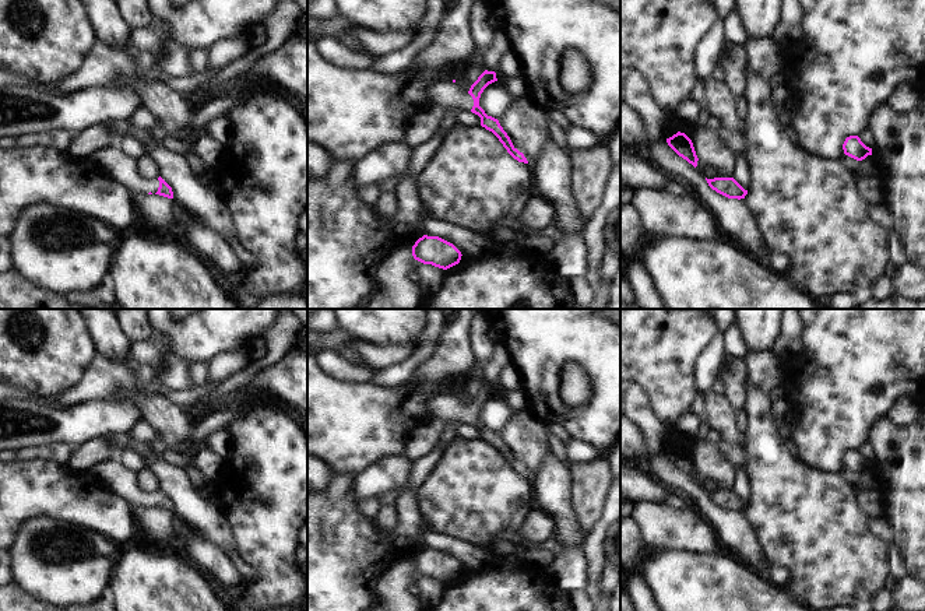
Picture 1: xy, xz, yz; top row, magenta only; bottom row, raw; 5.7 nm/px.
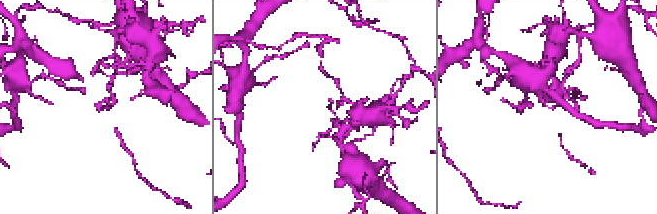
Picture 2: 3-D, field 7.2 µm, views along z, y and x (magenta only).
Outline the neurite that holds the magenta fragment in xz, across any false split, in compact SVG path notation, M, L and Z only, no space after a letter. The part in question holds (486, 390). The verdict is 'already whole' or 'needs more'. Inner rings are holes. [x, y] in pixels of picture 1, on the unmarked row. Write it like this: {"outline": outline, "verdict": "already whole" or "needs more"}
{"outline": "M485 383L478 393L471 398L468 405L461 405L456 397L456 393L440 393L433 396L429 405L429 419L449 421L456 419L460 424L471 424L481 431L481 439L492 445L507 466L518 475L528 477L523 466L520 466L511 456L507 446L500 439L499 433L488 429L485 424L479 419L479 411L483 403L497 394L495 384Z", "verdict": "needs more"}

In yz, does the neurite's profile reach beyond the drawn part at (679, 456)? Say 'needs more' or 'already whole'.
already whole

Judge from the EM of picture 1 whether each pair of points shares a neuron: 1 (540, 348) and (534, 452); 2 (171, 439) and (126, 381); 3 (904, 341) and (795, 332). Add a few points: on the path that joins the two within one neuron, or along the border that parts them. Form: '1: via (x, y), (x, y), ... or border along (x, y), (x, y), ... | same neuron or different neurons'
1: border along (524, 408), (545, 427) | different neurons
2: via (168, 425), (137, 394) | same neuron
3: border along (804, 323), (804, 348), (797, 355), (785, 360) | different neurons

